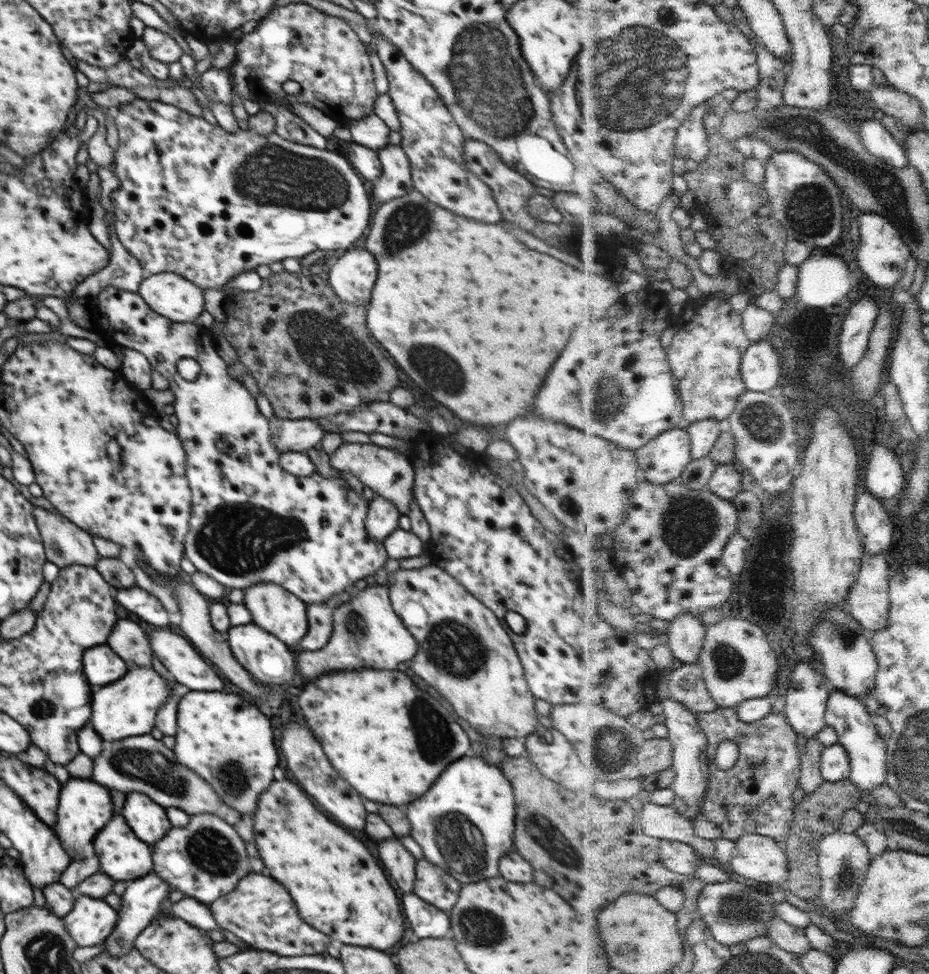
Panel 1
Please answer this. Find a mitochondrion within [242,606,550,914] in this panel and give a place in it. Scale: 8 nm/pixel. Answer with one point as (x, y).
(457, 650)

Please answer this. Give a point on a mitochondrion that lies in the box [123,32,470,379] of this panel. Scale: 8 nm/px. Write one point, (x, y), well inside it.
(270, 175)

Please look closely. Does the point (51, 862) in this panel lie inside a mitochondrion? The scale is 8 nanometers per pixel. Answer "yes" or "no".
no

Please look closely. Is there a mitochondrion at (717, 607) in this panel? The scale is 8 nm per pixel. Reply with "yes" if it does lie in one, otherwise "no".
no

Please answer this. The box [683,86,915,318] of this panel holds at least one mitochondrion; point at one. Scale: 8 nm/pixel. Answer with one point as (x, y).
(810, 210)

